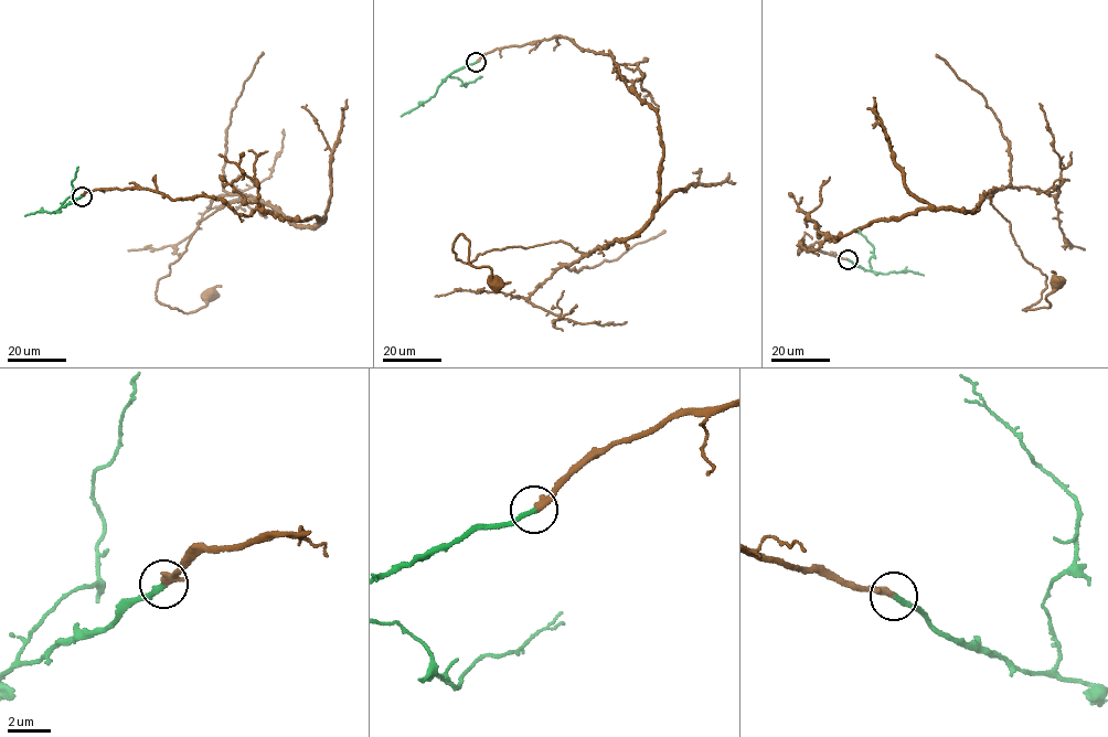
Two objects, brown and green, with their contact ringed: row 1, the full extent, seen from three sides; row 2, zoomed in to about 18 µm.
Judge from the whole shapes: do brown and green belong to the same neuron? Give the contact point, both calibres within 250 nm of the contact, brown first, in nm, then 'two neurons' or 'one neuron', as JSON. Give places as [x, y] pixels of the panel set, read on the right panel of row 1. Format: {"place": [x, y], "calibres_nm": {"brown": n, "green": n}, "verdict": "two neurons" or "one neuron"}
{"place": [848, 259], "calibres_nm": {"brown": 360, "green": 260}, "verdict": "one neuron"}

